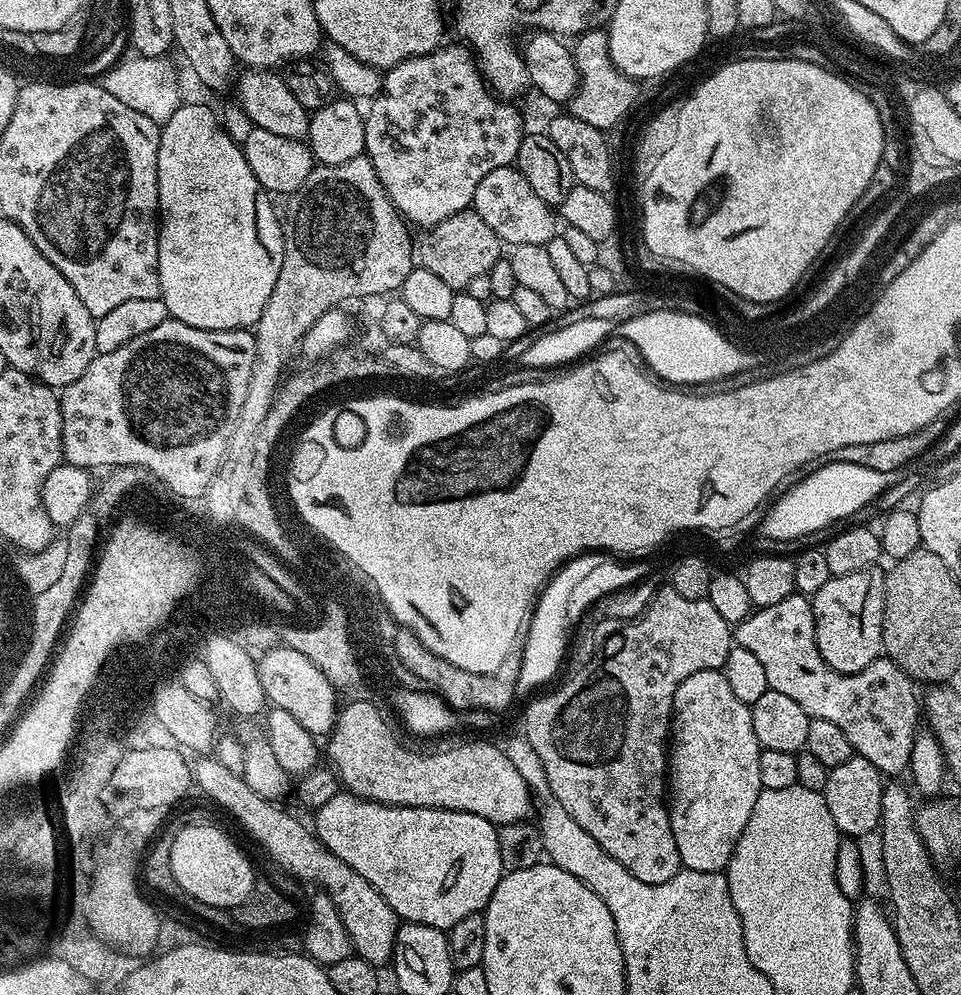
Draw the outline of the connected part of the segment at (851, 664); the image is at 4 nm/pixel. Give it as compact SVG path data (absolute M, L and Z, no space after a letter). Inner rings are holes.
M873 566L854 574L833 576L810 598L816 641L822 658L839 672L866 670L870 662L881 655L884 647L882 622L884 621L885 569Z

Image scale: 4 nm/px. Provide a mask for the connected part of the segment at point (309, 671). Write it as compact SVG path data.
M279 646L260 656L258 667L264 695L269 705L294 714L294 718L302 722L305 730L317 738L331 733L338 715L338 703L336 704L338 692L314 662L297 650Z

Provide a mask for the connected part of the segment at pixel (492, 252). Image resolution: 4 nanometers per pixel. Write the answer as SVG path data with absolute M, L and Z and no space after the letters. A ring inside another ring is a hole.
M465 210L438 222L427 229L418 240L419 267L431 270L446 286L454 290L464 290L473 278L487 276L494 262L502 259L502 241L480 215L474 210Z

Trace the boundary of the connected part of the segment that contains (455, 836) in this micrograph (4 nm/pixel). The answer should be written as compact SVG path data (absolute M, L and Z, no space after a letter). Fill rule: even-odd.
M340 790L325 805L317 807L314 835L323 846L366 878L386 900L401 921L425 924L441 930L462 922L475 912L483 913L488 899L494 894L501 876L505 873L502 854L498 854L498 828L478 814L446 810L445 808L403 808L393 804L379 804L361 800Z

